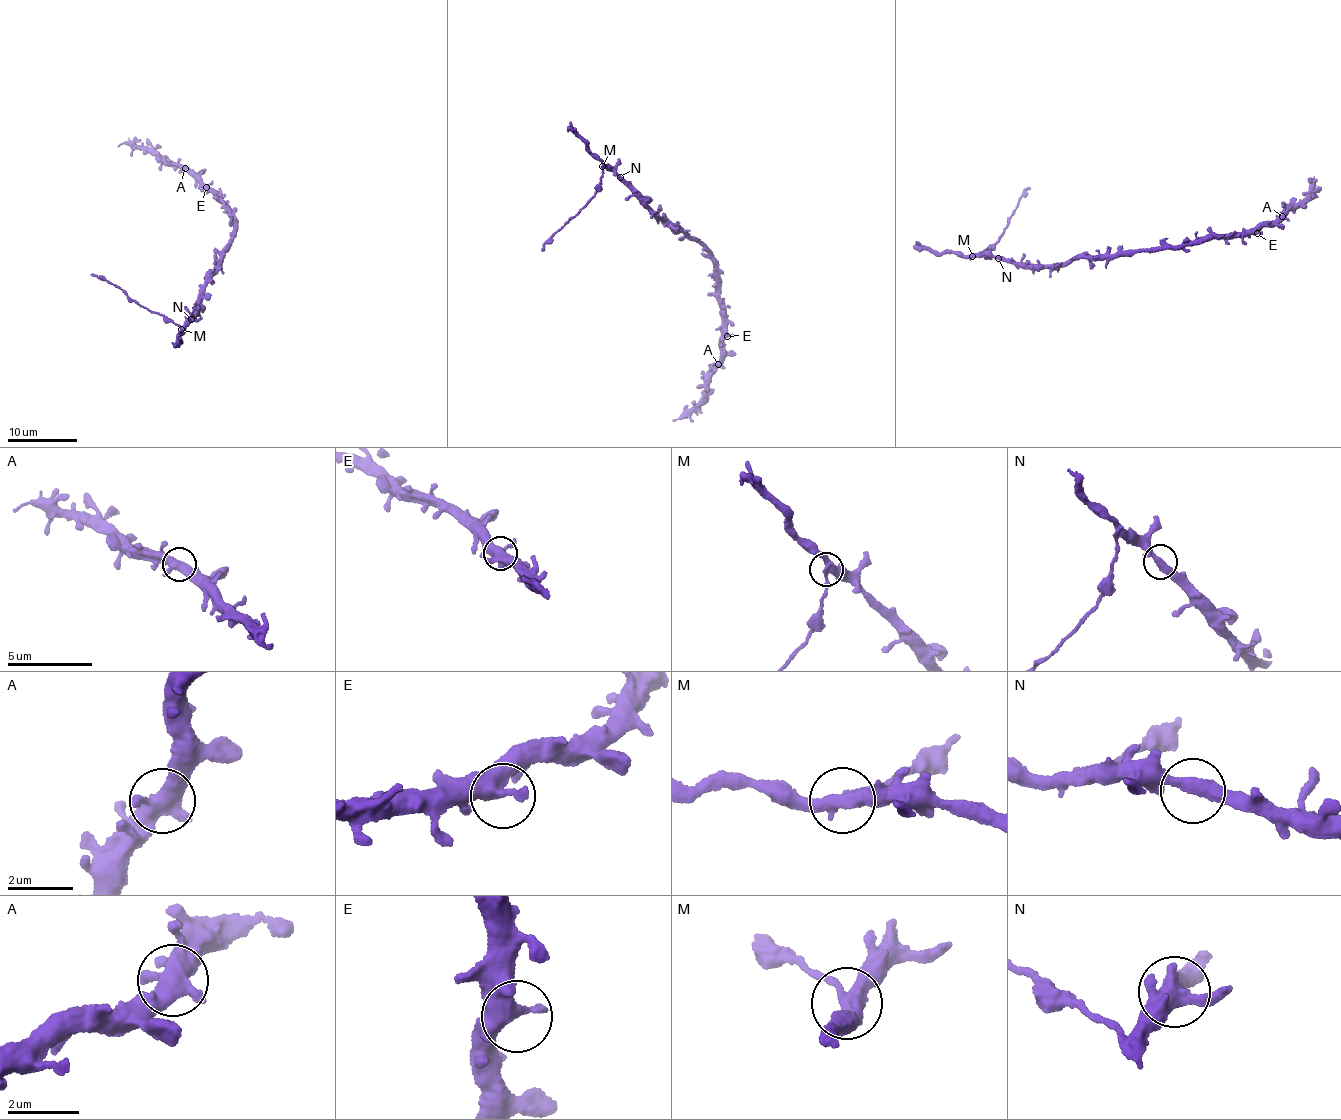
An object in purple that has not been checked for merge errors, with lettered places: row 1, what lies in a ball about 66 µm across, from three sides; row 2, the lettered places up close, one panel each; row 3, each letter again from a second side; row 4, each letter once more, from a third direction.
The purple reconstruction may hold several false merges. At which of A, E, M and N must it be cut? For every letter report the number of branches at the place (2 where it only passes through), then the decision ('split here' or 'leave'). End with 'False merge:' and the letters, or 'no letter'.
A: 3 branches meet; leave
E: 3 branches meet; leave
M: 3 branches meet; split here
N: 2 branches meet; leave
False merge: M

